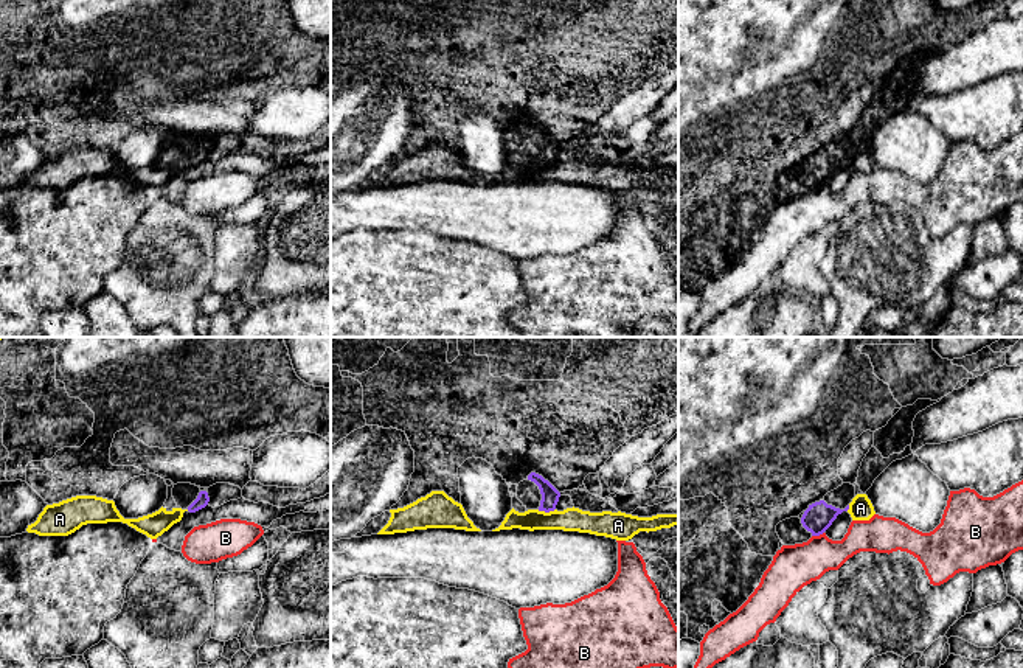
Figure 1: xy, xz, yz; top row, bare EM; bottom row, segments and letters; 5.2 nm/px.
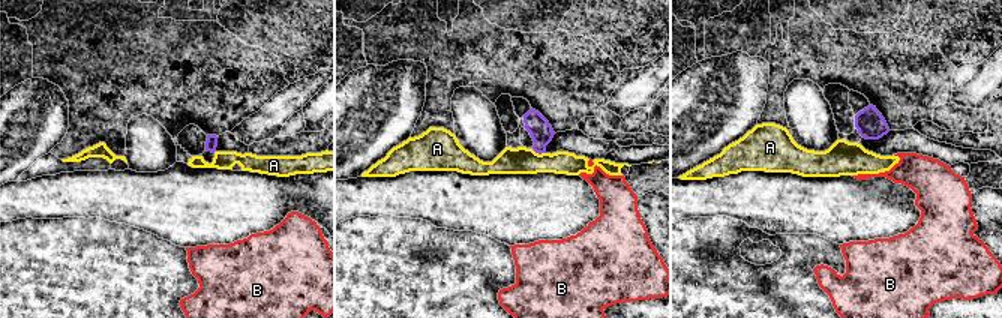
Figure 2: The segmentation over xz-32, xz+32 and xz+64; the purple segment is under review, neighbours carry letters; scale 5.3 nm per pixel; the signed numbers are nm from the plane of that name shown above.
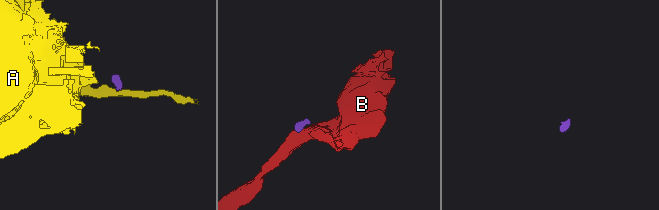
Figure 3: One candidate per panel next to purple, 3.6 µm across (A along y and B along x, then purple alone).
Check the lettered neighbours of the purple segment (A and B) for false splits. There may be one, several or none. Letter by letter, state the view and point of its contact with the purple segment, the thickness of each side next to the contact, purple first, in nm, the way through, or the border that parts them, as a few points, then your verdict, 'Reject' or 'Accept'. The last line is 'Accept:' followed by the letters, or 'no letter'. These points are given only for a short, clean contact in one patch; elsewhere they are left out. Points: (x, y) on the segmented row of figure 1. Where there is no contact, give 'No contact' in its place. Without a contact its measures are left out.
A: Touches purple at xz (545, 511). Thickness 100 nm (purple) against 130 nm. Boundary: xz (554, 508), (548, 511), (537, 510). Reject
B: Touches purple at yz (817, 535). Thickness 150 nm (purple) against 220 nm. Boundary: yz (823, 532), (812, 536). Reject
Accept: no letter

